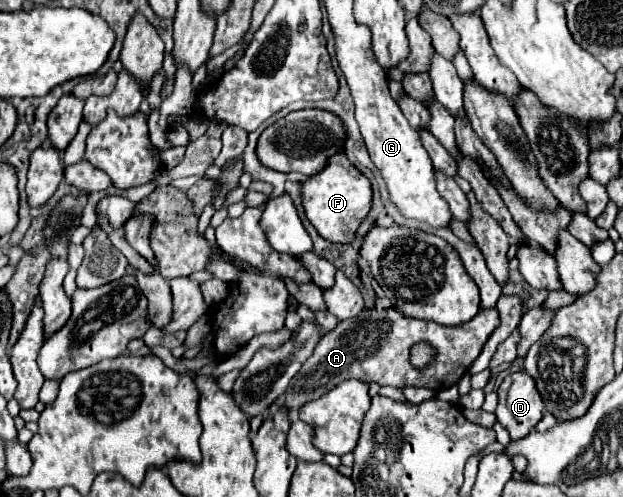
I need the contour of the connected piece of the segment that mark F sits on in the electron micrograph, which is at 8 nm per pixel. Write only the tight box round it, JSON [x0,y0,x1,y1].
[302,152,372,242]

